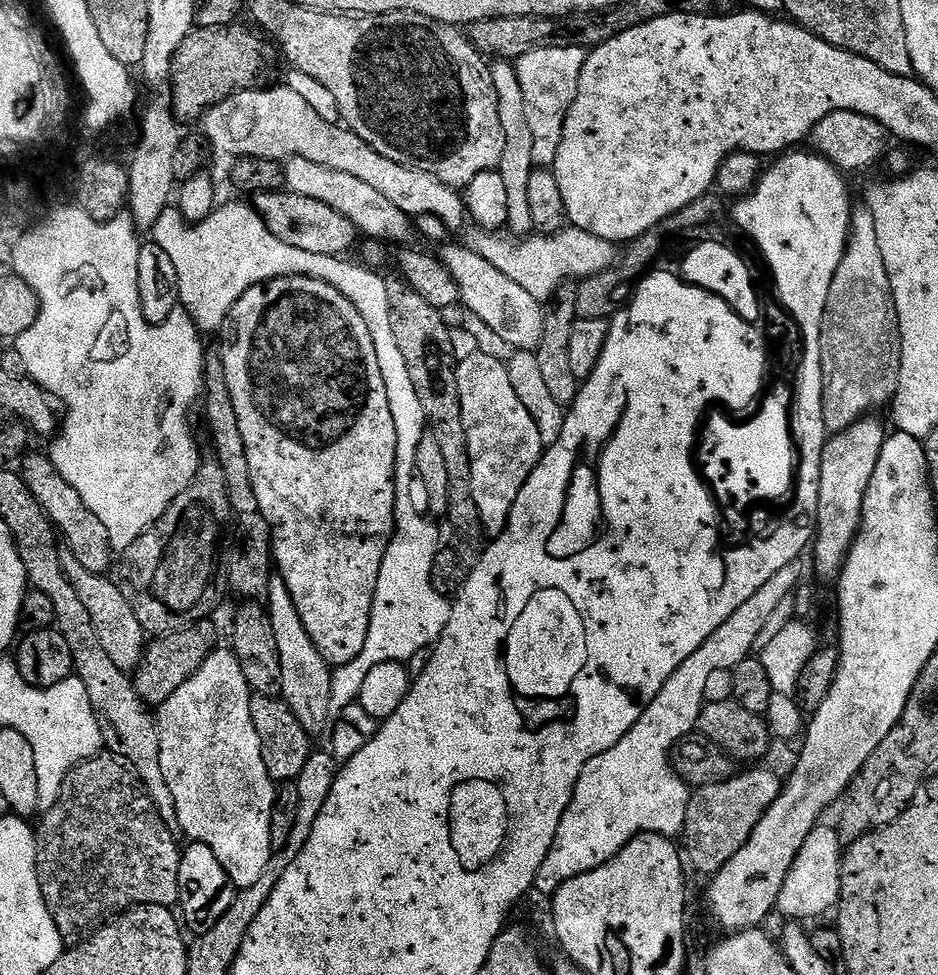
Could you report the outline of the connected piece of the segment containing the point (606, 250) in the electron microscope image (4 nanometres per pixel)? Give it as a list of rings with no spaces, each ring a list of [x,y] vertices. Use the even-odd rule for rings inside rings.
[[[571,226],[551,234],[532,234],[524,239],[513,239],[496,230],[471,231],[462,237],[463,243],[490,262],[494,270],[500,270],[506,278],[518,282],[530,298],[541,302],[551,301],[558,289],[569,282],[589,280],[594,274],[602,274],[618,259],[618,248],[612,241]]]

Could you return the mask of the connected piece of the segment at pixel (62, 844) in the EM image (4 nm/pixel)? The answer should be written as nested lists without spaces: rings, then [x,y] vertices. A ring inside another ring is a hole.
[[[101,754],[92,756],[89,760],[83,760],[80,764],[69,772],[64,780],[62,790],[58,794],[58,802],[43,813],[44,821],[40,828],[35,829],[36,833],[36,869],[38,870],[38,882],[42,890],[42,898],[50,910],[50,918],[54,918],[54,926],[62,934],[66,942],[79,942],[89,934],[96,931],[97,928],[104,927],[113,918],[126,912],[130,908],[137,908],[139,904],[157,904],[163,908],[172,908],[179,905],[180,887],[178,886],[178,870],[180,869],[181,845],[176,845],[176,840],[172,837],[173,829],[165,824],[160,811],[154,806],[154,802],[148,797],[148,788],[142,783],[139,776],[128,767],[127,764],[116,759],[111,754]]]

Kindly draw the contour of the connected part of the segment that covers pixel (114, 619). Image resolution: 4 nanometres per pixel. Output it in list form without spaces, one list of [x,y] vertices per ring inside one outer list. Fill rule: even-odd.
[[[67,546],[60,549],[60,565],[70,586],[74,586],[74,594],[82,598],[82,606],[86,606],[90,613],[90,622],[94,622],[94,630],[98,633],[98,642],[102,642],[102,650],[106,650],[106,655],[114,661],[114,666],[118,666],[118,670],[129,674],[135,673],[140,659],[144,656],[146,633],[138,622],[130,602],[124,597],[123,587],[115,579],[104,580],[108,578],[86,570],[86,566],[82,566],[78,558],[74,558]]]

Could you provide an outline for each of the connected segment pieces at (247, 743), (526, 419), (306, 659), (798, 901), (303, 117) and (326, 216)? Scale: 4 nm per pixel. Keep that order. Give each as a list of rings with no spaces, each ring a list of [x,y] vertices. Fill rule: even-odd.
[[[220,646],[209,654],[206,662],[202,662],[202,666],[198,666],[196,673],[182,686],[178,686],[178,690],[174,690],[174,694],[170,694],[170,698],[166,698],[166,702],[159,705],[158,708],[160,765],[164,775],[163,787],[168,788],[170,794],[174,794],[176,824],[189,836],[187,838],[189,841],[205,844],[210,846],[210,850],[214,850],[214,858],[218,858],[218,862],[222,862],[222,870],[226,870],[226,874],[232,879],[233,885],[237,889],[254,886],[254,882],[258,882],[258,878],[262,878],[262,870],[266,870],[266,862],[270,862],[270,858],[274,855],[272,839],[270,838],[270,822],[272,821],[272,812],[276,808],[278,784],[277,781],[270,778],[270,774],[266,770],[266,762],[262,762],[262,742],[258,739],[258,730],[254,730],[254,718],[250,718],[250,702],[253,695],[252,689],[248,687],[246,682],[246,674],[242,674],[242,666],[238,666],[236,653],[227,647]]]
[[[479,350],[457,363],[456,381],[468,443],[472,495],[476,498],[484,495],[484,500],[479,501],[481,517],[500,526],[507,521],[516,495],[538,466],[546,446],[542,434],[538,434],[538,426],[534,426],[534,418],[530,418],[530,410],[522,406],[518,394],[514,394],[514,386],[510,386],[508,366],[503,359]]]
[[[272,574],[268,577],[266,607],[270,626],[274,630],[274,642],[278,642],[278,662],[280,663],[280,679],[278,692],[284,703],[290,706],[294,718],[310,734],[327,722],[330,717],[330,686],[333,669],[324,661],[322,654],[314,646],[310,634],[306,634],[306,626],[302,626],[302,618],[290,596],[290,590],[283,577]]]
[[[817,826],[802,842],[802,850],[798,850],[798,858],[794,858],[794,866],[790,866],[790,874],[786,874],[786,882],[782,882],[782,894],[778,894],[776,912],[788,917],[792,922],[805,922],[815,916],[824,916],[833,911],[840,902],[840,861],[842,859],[842,841],[835,827]]]
[[[287,86],[264,87],[235,92],[204,113],[203,139],[212,148],[214,146],[218,151],[225,152],[228,158],[257,156],[287,162],[294,156],[301,156],[310,162],[318,162],[318,166],[342,170],[342,174],[351,174],[361,182],[366,182],[366,186],[390,198],[390,202],[394,202],[394,206],[398,206],[398,210],[405,212],[409,218],[433,215],[440,218],[452,234],[456,234],[463,226],[464,220],[466,224],[464,197],[457,189],[434,178],[434,174],[426,174],[422,170],[390,162],[390,158],[382,158],[378,150],[362,142],[362,138],[358,138],[358,134],[348,127],[318,118],[318,113]]]
[[[287,190],[279,192],[258,192],[255,193],[256,212],[260,215],[263,227],[278,242],[286,242],[286,246],[294,246],[294,250],[306,250],[306,254],[314,254],[318,258],[332,256],[340,258],[356,244],[358,233],[354,222],[326,202],[318,202],[314,198],[306,198],[306,194],[294,194]]]

